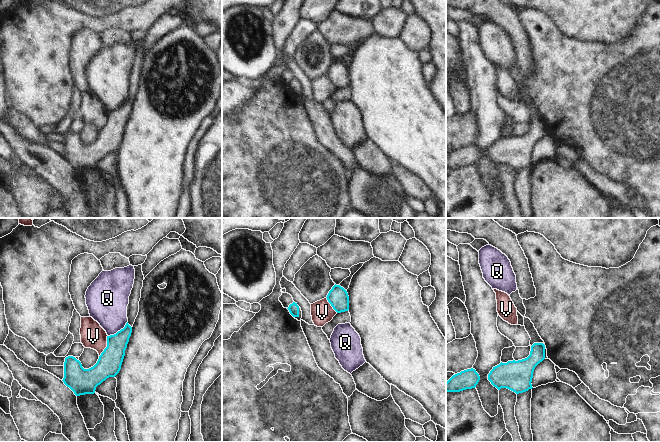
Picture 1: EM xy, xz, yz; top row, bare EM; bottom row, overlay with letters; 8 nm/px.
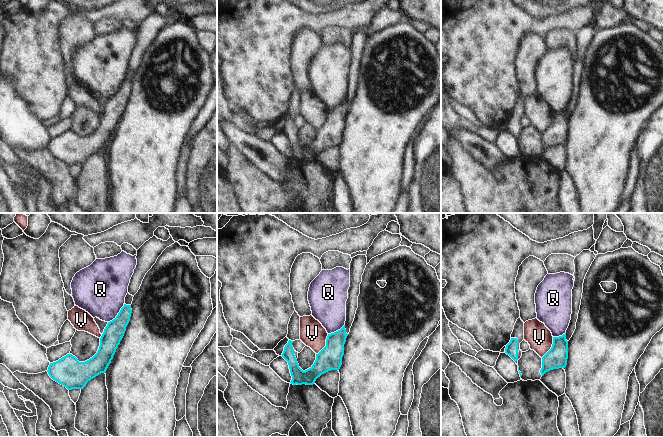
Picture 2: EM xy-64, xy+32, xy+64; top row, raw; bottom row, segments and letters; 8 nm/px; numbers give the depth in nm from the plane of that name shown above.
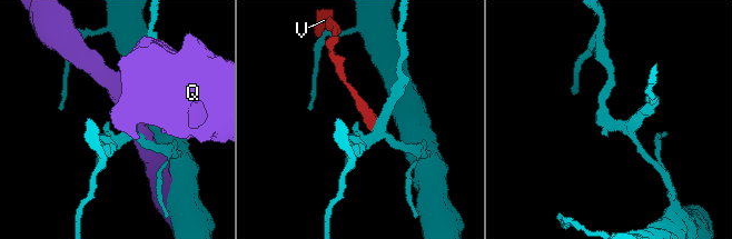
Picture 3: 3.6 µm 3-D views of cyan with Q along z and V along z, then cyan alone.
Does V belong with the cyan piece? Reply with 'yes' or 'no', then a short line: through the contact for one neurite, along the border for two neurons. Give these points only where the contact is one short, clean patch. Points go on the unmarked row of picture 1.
no | xy (107, 111), (107, 122), (99, 132)

